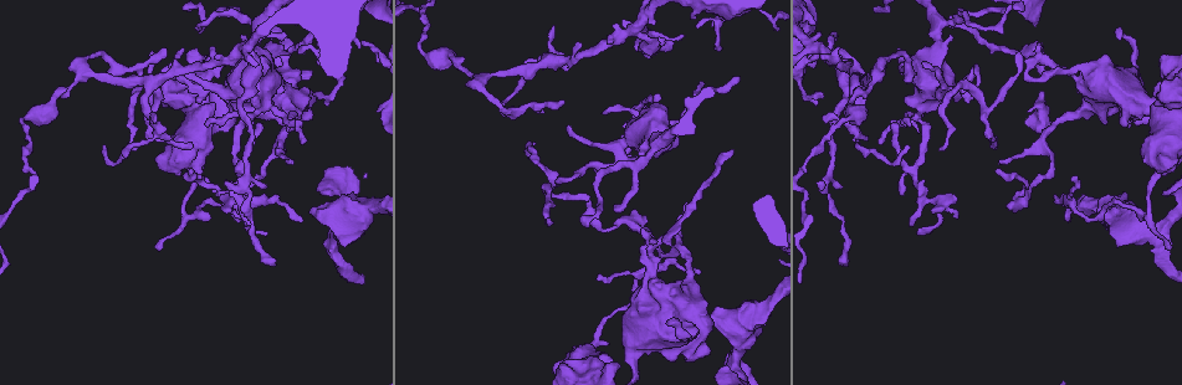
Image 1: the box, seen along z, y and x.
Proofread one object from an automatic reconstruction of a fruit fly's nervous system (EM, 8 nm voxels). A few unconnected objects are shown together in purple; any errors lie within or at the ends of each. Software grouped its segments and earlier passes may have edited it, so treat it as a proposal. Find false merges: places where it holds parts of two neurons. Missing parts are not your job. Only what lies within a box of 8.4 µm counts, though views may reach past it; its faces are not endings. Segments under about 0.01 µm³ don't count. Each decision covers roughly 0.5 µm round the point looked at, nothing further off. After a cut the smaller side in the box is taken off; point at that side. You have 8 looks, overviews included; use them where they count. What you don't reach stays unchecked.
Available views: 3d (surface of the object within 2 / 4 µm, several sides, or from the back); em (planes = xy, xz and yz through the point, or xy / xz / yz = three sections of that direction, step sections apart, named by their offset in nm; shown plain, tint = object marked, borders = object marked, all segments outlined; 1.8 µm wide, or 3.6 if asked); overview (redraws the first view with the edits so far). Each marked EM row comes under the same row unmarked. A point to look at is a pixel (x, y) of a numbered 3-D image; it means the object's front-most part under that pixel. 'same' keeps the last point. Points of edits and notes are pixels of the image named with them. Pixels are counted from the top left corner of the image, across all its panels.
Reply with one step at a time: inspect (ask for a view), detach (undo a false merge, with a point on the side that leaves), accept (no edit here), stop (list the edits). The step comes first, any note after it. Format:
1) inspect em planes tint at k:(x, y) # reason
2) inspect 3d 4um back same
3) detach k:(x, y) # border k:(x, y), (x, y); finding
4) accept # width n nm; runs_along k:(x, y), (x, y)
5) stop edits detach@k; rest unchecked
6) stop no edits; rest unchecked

inspect 3d 4um at 1:(912, 169) # thin neck

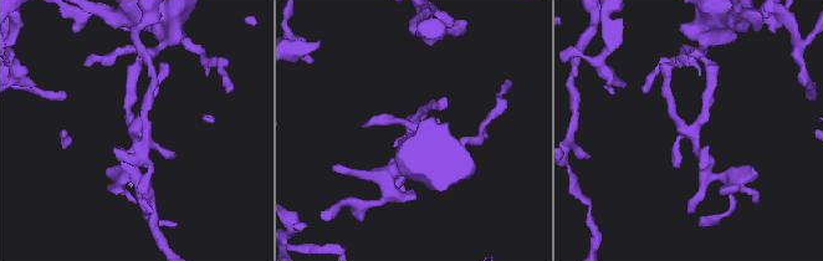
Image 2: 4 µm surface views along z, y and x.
inspect em xz step 16 tint at 2:(407, 132)

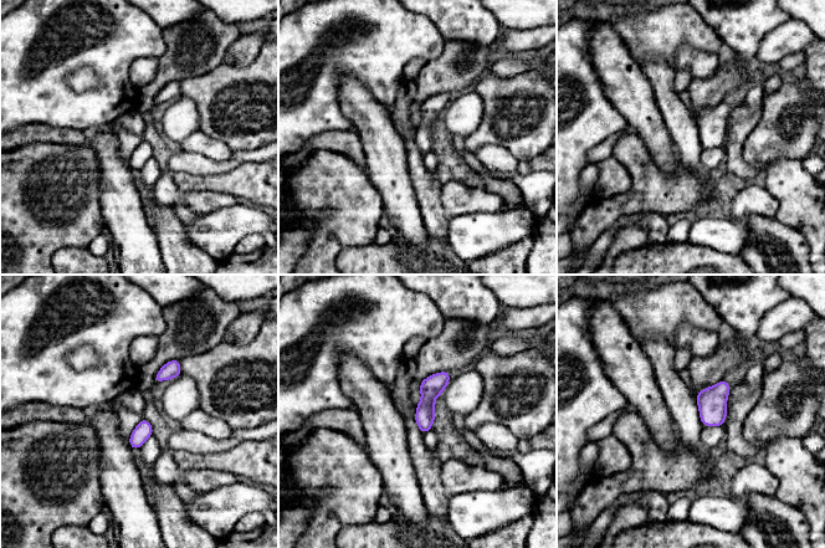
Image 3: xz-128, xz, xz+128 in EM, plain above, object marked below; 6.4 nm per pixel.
inspect em yz step 8 tint same

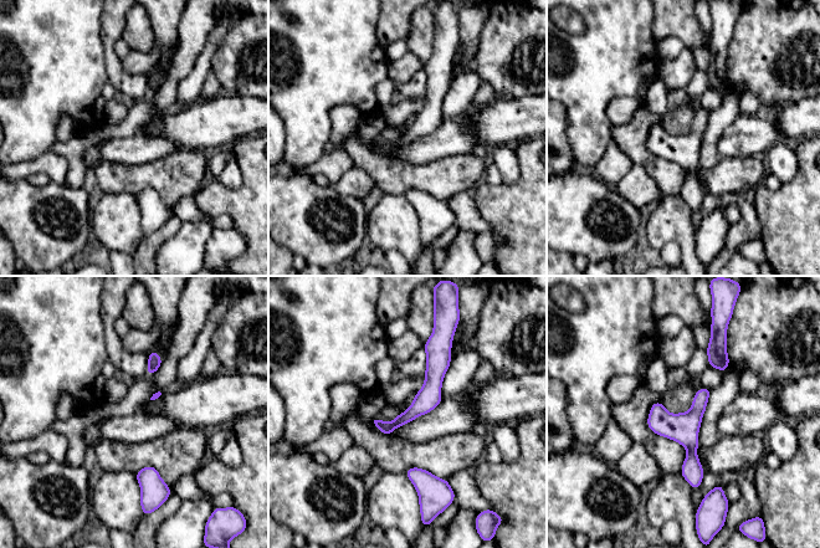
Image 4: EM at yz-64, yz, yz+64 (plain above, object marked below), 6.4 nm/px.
accept # runs_along 4:(434, 346), (430, 394), (384, 430); all the same neuron

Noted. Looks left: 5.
inspect 3d 2um back at 1:(1044, 59) # calibre changes

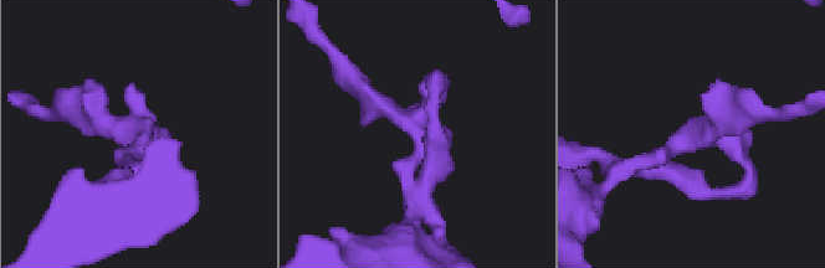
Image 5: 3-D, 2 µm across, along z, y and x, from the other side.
inspect em 3.6um planes tint at 5:(142, 134)

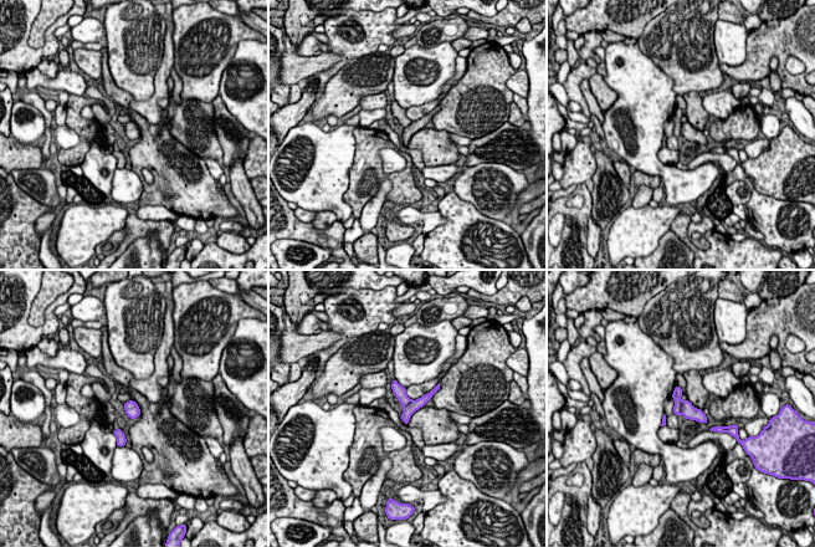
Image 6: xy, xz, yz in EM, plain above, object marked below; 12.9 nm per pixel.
accept # runs_along 6:(677, 390), (677, 399), (703, 419); all the same neuron

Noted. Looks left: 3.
inspect em xy step 8 tint at 1:(196, 158) # arms part here

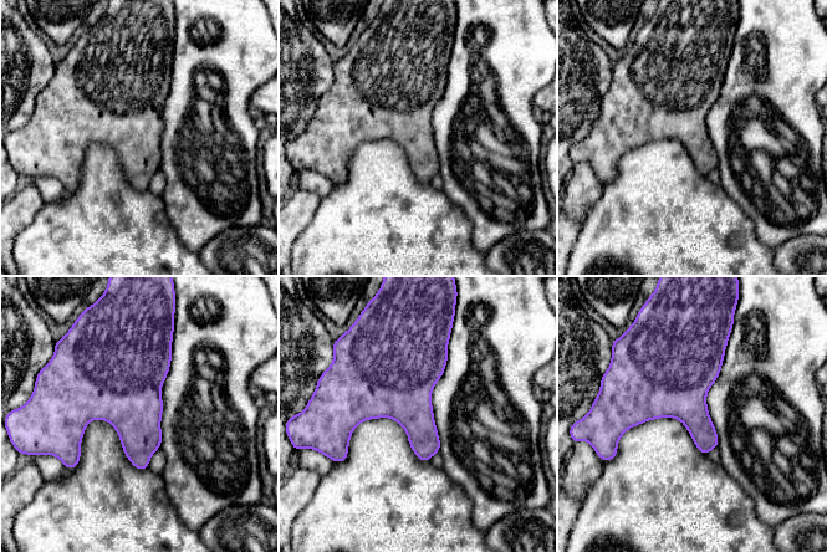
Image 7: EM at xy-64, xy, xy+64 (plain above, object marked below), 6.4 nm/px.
inspect em planes tint same

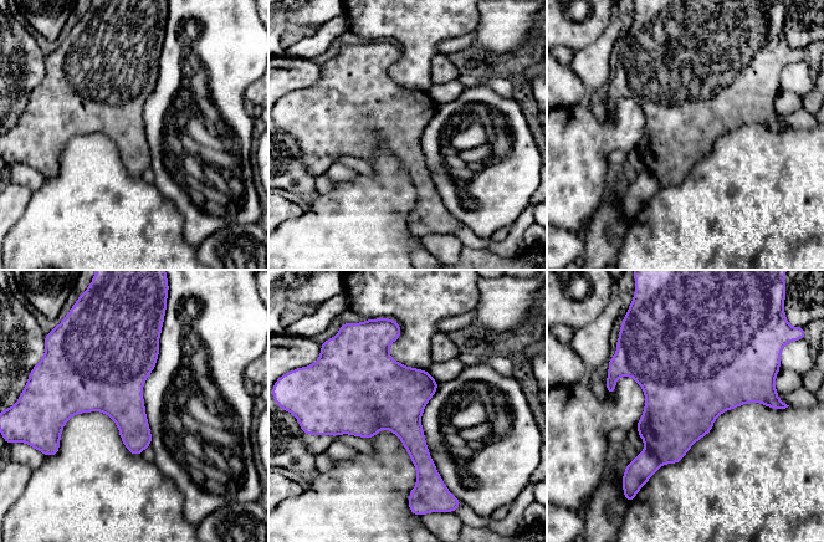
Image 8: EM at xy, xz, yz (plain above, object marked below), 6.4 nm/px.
detach 8:(638, 471) # border 8:(645, 448), (656, 458), (660, 465); two neurons meet here

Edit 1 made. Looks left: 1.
inspect em planes tint at 1:(858, 81) # two arms in line, one across

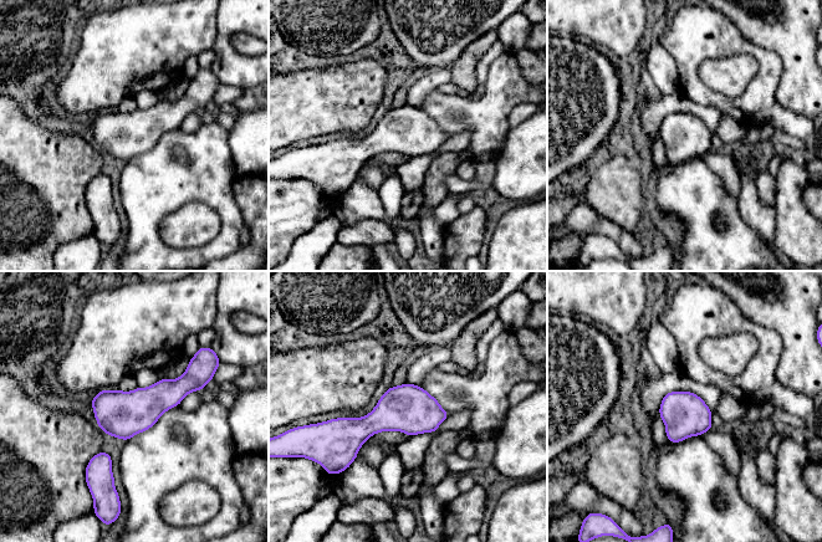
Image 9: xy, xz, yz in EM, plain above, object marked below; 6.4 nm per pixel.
accept # continuous, no second neuron

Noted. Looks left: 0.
stop edits detach@8; rest unchecked

